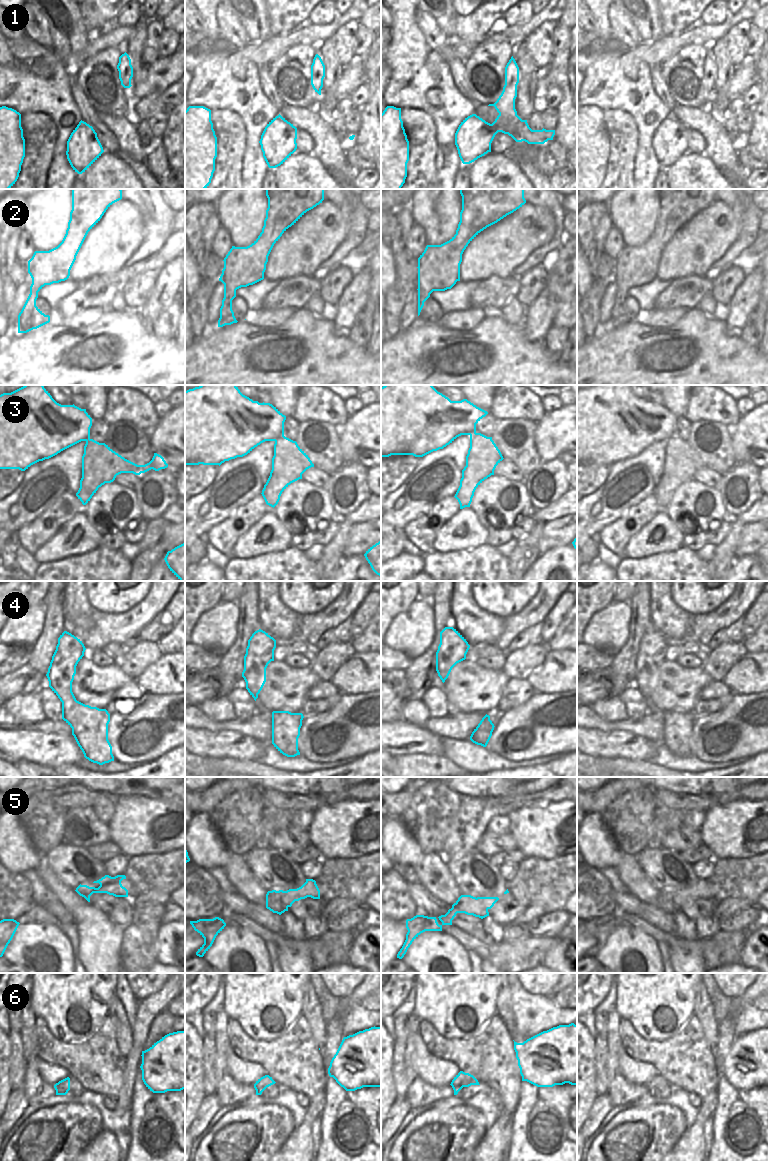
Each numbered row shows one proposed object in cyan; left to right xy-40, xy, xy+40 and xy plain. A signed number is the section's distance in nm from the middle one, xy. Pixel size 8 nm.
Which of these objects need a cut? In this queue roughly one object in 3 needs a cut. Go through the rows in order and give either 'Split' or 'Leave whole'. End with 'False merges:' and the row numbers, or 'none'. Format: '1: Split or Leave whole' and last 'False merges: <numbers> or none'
1: Leave whole
2: Leave whole
3: Split
4: Leave whole
5: Split
6: Leave whole
False merges: 3, 5

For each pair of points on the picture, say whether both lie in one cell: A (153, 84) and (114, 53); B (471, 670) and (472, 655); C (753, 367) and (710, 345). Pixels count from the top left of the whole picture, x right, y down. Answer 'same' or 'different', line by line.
A: different
B: different
C: same

